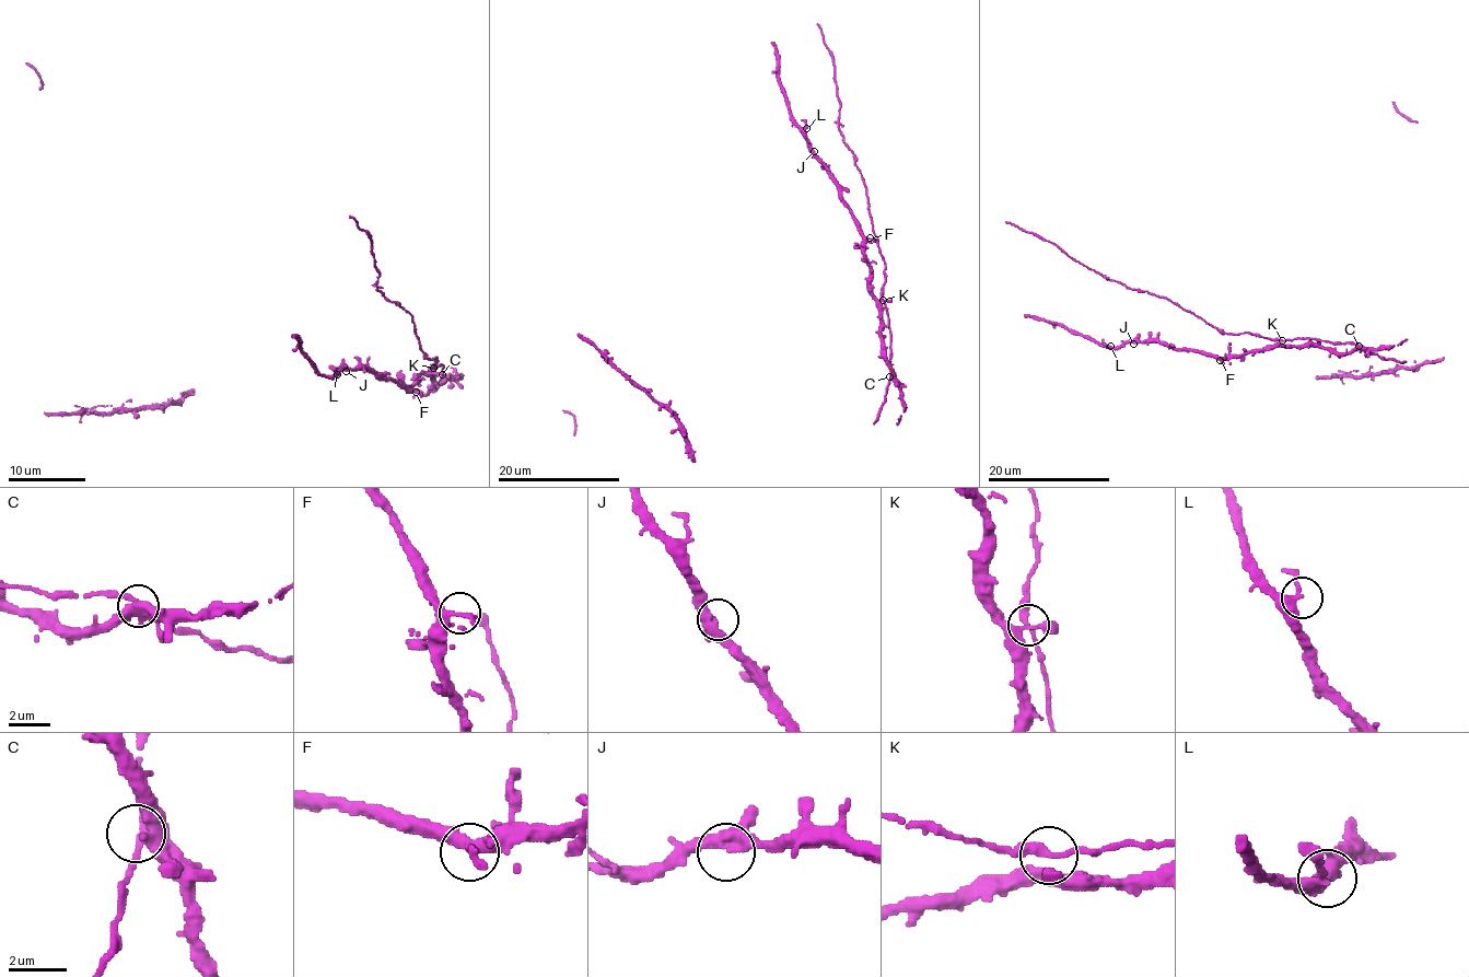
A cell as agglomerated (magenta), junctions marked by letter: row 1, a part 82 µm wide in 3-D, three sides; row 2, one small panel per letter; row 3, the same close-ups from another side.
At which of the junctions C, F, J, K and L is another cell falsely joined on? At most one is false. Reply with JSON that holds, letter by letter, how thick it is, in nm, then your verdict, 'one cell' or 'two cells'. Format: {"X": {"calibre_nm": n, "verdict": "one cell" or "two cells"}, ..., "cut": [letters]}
{"C": {"calibre_nm": 240, "verdict": "one cell"}, "F": {"calibre_nm": 280, "verdict": "one cell"}, "J": {"calibre_nm": 400, "verdict": "one cell"}, "K": {"calibre_nm": 240, "verdict": "one cell"}, "L": {"calibre_nm": 260, "verdict": "one cell"}, "cut": []}

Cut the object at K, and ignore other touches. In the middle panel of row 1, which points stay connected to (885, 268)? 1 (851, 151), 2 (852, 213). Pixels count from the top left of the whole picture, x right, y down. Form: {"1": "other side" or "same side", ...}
{"1": "same side", "2": "other side"}

